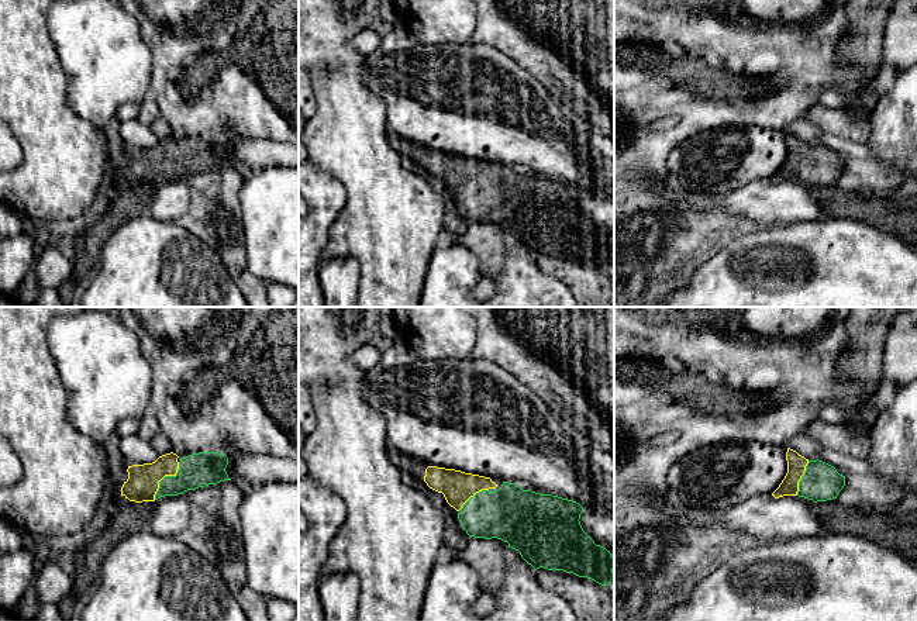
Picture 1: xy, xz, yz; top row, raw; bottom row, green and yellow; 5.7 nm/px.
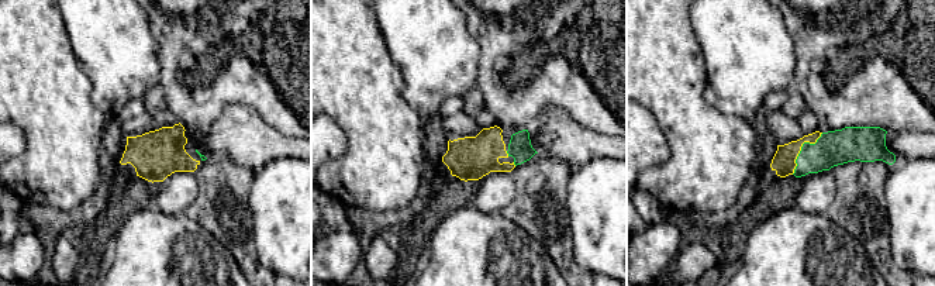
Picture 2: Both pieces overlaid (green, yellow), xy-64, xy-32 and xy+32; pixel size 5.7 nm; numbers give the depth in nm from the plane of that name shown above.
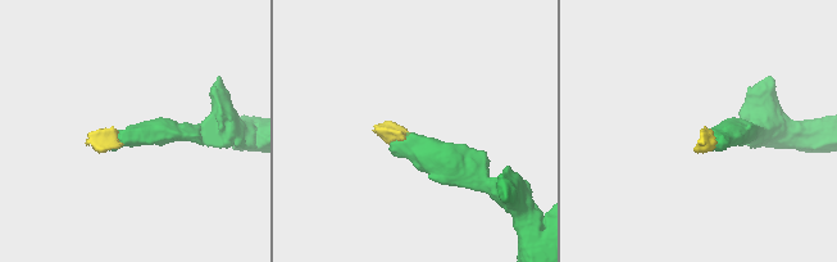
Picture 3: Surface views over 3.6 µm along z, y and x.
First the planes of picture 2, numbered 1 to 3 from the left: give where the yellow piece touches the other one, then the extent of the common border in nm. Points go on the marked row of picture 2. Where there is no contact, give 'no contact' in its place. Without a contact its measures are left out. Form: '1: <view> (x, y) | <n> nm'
1: no contact
2: xy-32 (507, 152) | 40 nm
3: xy+32 (801, 148) | 300 nm

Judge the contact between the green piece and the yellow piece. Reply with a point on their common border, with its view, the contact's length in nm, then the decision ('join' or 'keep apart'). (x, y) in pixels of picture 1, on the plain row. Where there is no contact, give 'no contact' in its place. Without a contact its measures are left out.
contact xy (164, 162); length 260 nm; join

